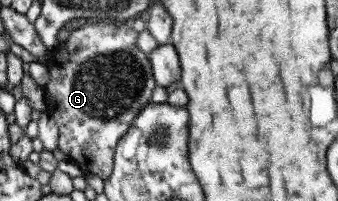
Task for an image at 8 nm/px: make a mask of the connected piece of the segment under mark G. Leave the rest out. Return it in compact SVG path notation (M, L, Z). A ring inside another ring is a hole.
M101 21L84 23L70 31L66 40L46 56L44 65L49 78L42 88L45 92L45 108L57 127L57 148L67 156L67 160L76 163L84 174L94 174L101 179L110 176L116 144L139 110L149 102L155 87L149 60L146 53L136 48L136 37L137 32L128 24Z

